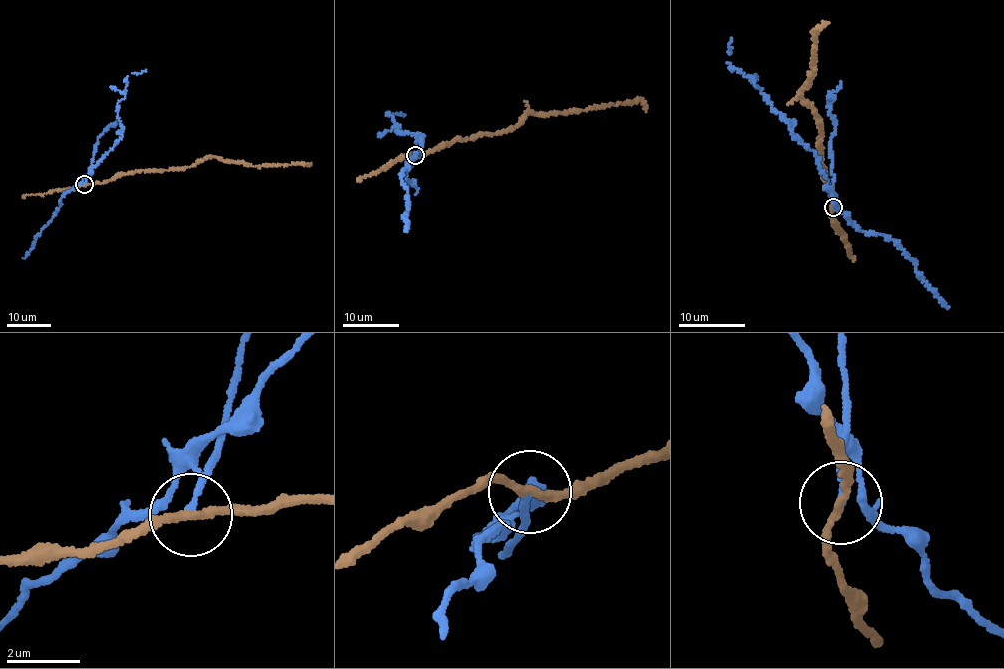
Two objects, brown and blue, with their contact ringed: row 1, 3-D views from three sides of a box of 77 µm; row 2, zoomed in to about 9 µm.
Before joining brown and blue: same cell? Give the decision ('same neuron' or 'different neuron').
different neuron

